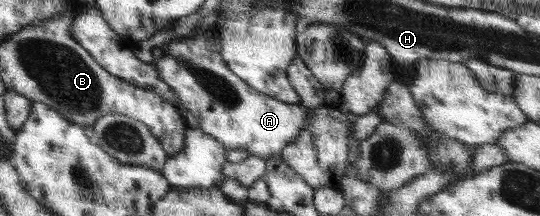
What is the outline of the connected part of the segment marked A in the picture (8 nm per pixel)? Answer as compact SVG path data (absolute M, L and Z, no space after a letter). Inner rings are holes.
M203 30L199 38L176 39L162 46L163 57L152 62L153 66L157 68L159 76L177 94L181 105L193 113L198 129L220 141L227 151L237 148L245 149L249 155L266 160L280 154L281 149L285 149L289 143L293 143L297 139L297 133L301 133L305 129L305 125L309 123L309 117L313 113L311 108L303 106L301 103L292 104L279 101L275 97L253 89L243 79L239 79L223 61L220 54L220 43L215 36L211 36L211 31Z

